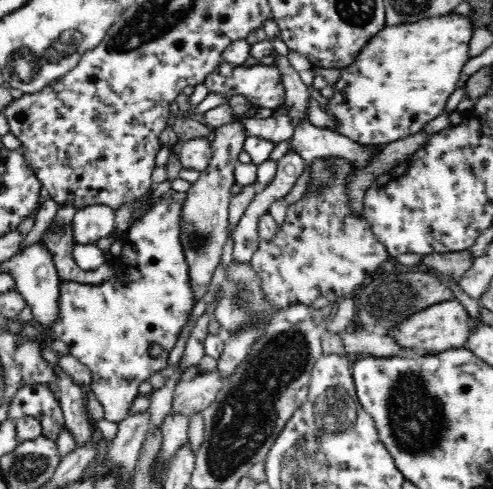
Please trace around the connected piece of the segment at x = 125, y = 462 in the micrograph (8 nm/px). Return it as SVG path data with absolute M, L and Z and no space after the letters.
M150 408L118 423L118 434L109 444L108 459L118 467L134 470L136 458L151 429Z

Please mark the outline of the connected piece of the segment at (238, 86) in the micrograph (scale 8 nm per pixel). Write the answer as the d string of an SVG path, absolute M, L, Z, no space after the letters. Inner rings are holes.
M222 61L205 78L205 85L210 94L221 94L224 98L230 98L235 94L242 94L250 102L251 108L267 110L269 113L284 106L285 88L281 77L281 72L276 65L235 65Z

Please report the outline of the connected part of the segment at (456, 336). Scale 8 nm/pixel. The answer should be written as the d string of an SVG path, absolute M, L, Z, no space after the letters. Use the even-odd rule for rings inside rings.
M452 298L412 314L410 318L402 320L396 328L392 328L392 332L385 334L394 337L406 352L409 350L411 356L434 355L446 349L465 347L468 336L472 334L470 318L466 308L457 299Z

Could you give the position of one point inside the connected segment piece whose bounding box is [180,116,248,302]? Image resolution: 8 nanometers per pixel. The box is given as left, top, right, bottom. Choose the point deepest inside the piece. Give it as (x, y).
(204, 225)

